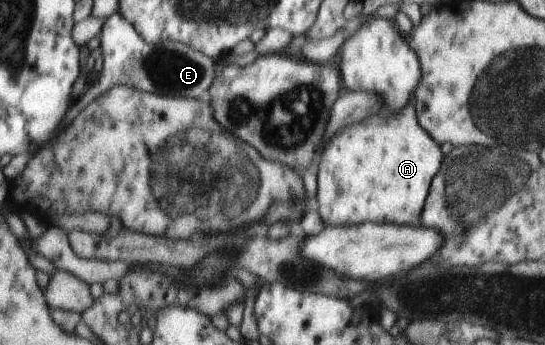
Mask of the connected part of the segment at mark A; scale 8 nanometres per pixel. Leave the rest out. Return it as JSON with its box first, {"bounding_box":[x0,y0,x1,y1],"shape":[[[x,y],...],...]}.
{"bounding_box":[318,97,442,226],"shape":[[[415,97],[402,109],[390,111],[382,108],[378,115],[354,123],[338,133],[334,141],[328,143],[328,149],[322,151],[318,161],[318,211],[323,223],[330,225],[355,226],[364,221],[372,223],[396,223],[396,225],[418,225],[426,195],[430,193],[431,181],[441,169],[442,151],[438,142],[420,129],[417,111],[414,109]]]}

